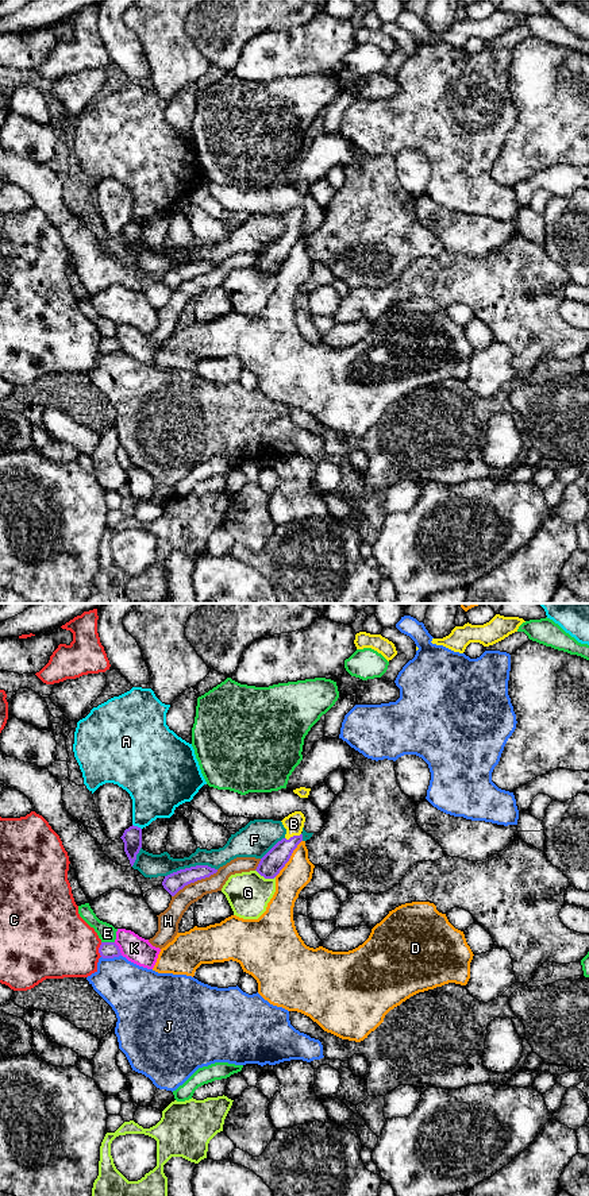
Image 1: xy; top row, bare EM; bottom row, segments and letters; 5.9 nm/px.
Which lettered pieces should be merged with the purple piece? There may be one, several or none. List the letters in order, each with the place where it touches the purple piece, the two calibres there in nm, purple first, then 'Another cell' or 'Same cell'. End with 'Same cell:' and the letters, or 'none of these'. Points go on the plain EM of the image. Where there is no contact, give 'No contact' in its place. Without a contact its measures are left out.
A: Touches purple at xy (137, 222). Thickness 120 nm (purple) against 300 nm. Another cell
B: Touches purple at xy (292, 232). Thickness 140 nm (purple) against 120 nm. Same cell
C: Touches purple at xy (99, 344). Thickness 100 nm (purple) against 400 nm. Another cell
D: Touches purple at xy (289, 253). Thickness 140 nm (purple) against 180 nm. Another cell
E: Touches purple at xy (108, 338). Thickness 100 nm (purple) against 110 nm. Another cell
F: Touches purple at xy (191, 262). Thickness 120 nm (purple) against 140 nm. Another cell
G: Touches purple at xy (265, 273). Thickness 140 nm (purple) against 260 nm. Another cell
H: Touches purple at xy (195, 276). Thickness 120 nm (purple) against 110 nm. Another cell
J: Touches purple at xy (111, 352). Thickness 100 nm (purple) against 320 nm. Another cell
K: Touches purple at xy (119, 344). Thickness 100 nm (purple) against 160 nm. Another cell
Same cell: B

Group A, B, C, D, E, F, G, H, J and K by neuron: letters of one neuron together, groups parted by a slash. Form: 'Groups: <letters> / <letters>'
Groups: A / B / C / D / E / F / G / H / J / K

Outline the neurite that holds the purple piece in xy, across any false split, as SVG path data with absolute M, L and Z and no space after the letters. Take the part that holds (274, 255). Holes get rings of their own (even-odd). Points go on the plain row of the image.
M301 207L289 209L281 217L286 224L285 232L261 254L255 265L265 274L274 274L289 256L297 240L303 236L301 227L305 212Z

